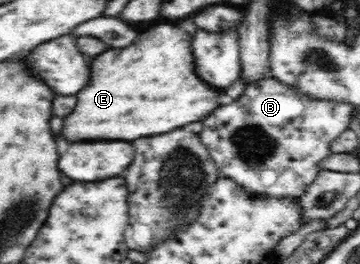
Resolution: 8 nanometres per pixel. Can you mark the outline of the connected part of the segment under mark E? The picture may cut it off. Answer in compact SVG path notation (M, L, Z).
M160 24L140 34L138 40L126 50L108 50L90 62L90 82L76 92L76 106L64 116L62 130L56 140L80 142L80 140L138 140L156 134L164 134L198 121L202 114L210 114L216 108L216 96L192 76L192 52L190 36L176 26Z

